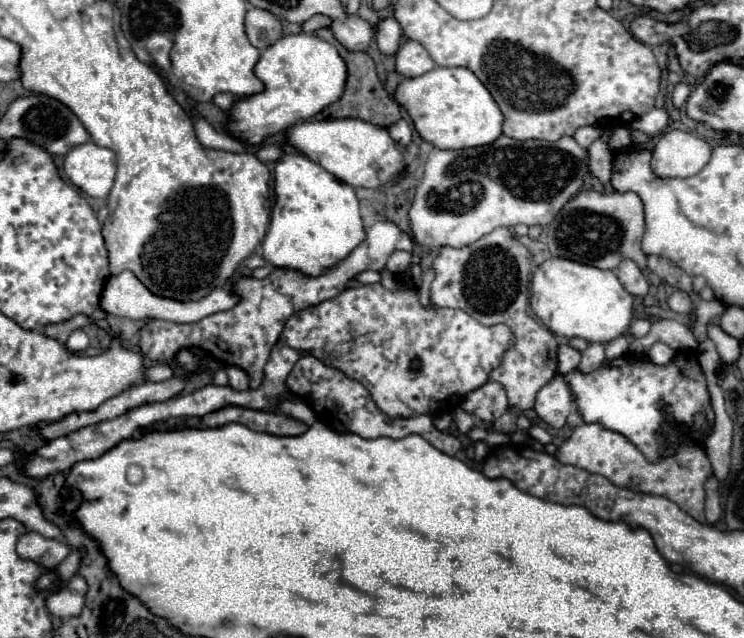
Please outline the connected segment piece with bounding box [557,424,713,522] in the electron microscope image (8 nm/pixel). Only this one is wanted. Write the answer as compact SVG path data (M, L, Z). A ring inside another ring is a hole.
M581 424L573 430L571 438L557 450L557 460L563 464L573 464L577 468L583 468L587 472L595 472L601 476L607 476L615 486L629 488L635 492L645 494L657 494L665 496L671 502L675 502L681 510L691 514L697 522L705 522L705 482L713 476L713 468L709 458L705 456L703 446L689 438L685 432L677 432L675 426L663 428L671 442L679 444L679 450L675 456L663 458L661 462L649 462L625 436L605 430L599 424Z

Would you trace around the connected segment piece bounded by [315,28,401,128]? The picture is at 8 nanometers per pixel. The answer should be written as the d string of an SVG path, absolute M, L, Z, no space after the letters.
M321 28L319 32L315 32L315 36L319 36L321 40L331 42L331 44L339 50L341 58L345 58L345 62L347 62L345 92L343 92L343 96L341 96L335 104L327 106L327 108L321 112L325 118L359 118L359 120L371 122L371 124L375 124L375 126L381 126L381 128L389 128L391 124L395 124L397 120L401 120L401 108L399 108L399 104L397 104L393 98L389 98L389 94L385 92L385 88L383 88L383 84L381 84L381 80L379 80L379 76L377 76L375 64L373 64L373 60L371 60L371 56L369 56L367 52L347 52L347 50L333 38L333 34L331 34L327 28Z

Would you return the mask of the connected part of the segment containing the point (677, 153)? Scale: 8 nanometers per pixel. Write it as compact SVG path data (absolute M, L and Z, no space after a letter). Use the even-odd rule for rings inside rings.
M671 130L653 148L653 170L663 178L689 178L711 158L711 146L689 132Z

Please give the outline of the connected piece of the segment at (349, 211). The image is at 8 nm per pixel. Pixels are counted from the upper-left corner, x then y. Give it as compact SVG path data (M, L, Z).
M287 152L277 160L275 196L269 228L261 244L261 256L275 268L321 276L365 240L355 190L299 152Z

